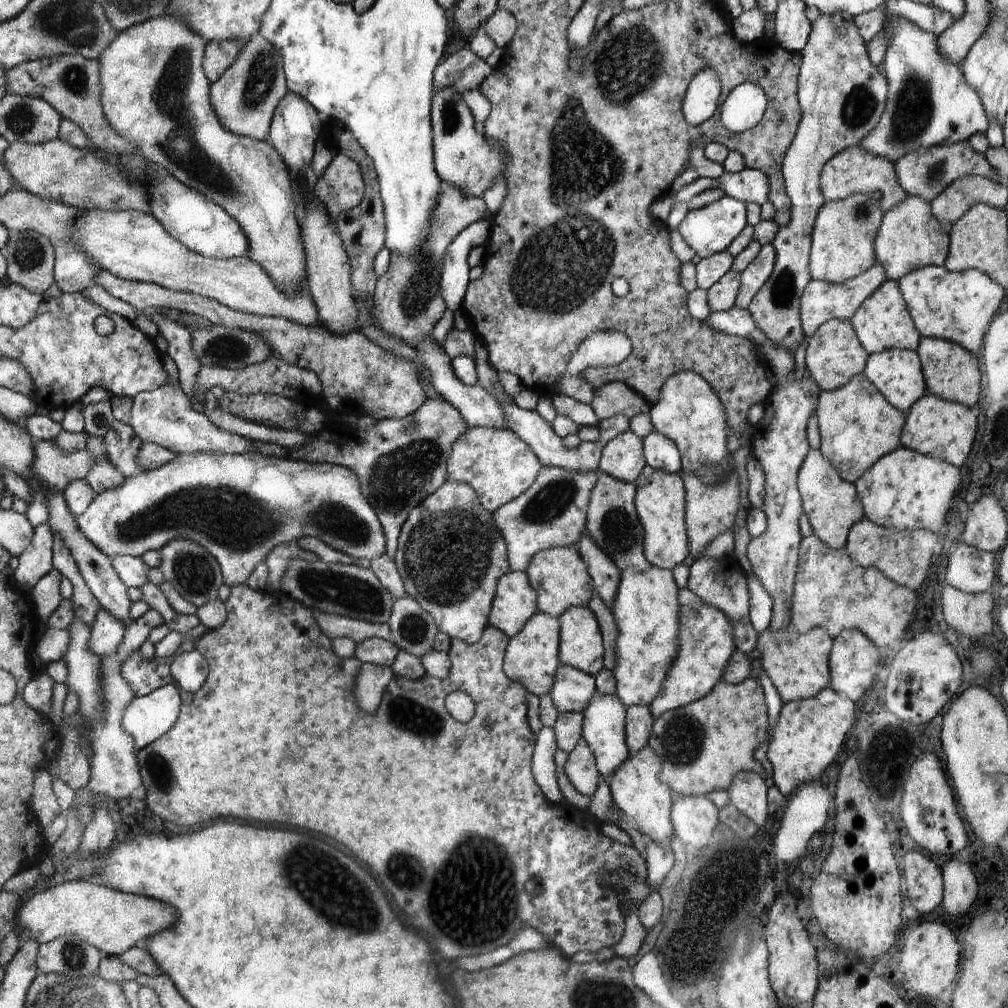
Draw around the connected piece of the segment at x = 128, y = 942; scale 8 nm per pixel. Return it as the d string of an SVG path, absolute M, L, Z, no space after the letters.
M88 880L64 882L34 894L27 902L20 904L17 912L18 925L28 933L30 939L38 944L52 942L62 935L76 935L88 944L94 945L103 956L119 957L136 946L146 946L156 934L172 928L176 924L176 908L166 906L154 898L136 896L134 893L111 889L110 887L93 884Z

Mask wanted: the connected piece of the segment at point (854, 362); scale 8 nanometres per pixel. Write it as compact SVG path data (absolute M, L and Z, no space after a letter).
M830 319L808 338L806 366L812 380L820 391L831 391L843 387L854 375L865 369L869 354L856 336L850 321Z

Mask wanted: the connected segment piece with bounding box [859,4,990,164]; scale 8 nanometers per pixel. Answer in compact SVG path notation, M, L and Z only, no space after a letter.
M882 4L883 11L885 12L885 28L892 29L893 39L890 41L890 44L887 48L887 53L885 54L885 60L883 61L885 66L885 71L883 72L884 76L887 78L888 83L888 94L887 94L887 103L884 109L884 112L881 114L879 121L876 123L876 126L859 142L859 145L872 155L876 155L885 159L888 159L895 164L896 161L899 161L902 157L905 157L909 152L916 151L920 147L933 147L936 145L944 146L945 143L961 143L962 141L968 141L968 138L972 134L984 134L987 132L987 128L990 126L990 120L986 114L985 108L983 107L982 101L978 96L978 93L971 88L971 86L966 82L962 71L960 70L959 64L955 65L946 61L941 54L938 52L937 46L937 37L933 34L928 33L918 27L916 23L905 19L899 15L890 14L885 10L886 4Z

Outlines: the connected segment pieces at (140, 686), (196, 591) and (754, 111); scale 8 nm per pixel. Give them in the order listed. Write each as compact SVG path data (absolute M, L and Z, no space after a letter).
M136 650L121 664L121 673L134 695L141 697L164 685L176 686L177 682L172 678L170 670L172 661L172 658L162 658L156 654L146 660Z
M174 539L158 552L161 556L159 569L163 572L166 581L183 597L193 602L198 608L219 598L219 588L225 584L223 574L218 561L206 550L206 547L188 539Z
M744 81L730 91L720 109L721 123L733 133L754 128L768 108L767 96L761 86Z

